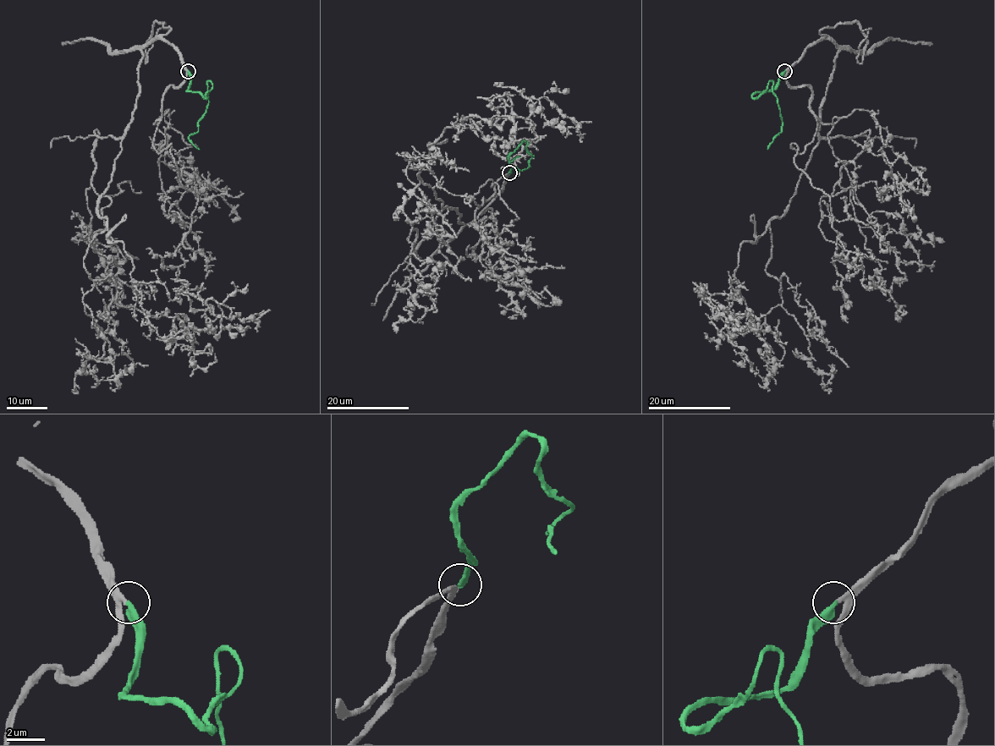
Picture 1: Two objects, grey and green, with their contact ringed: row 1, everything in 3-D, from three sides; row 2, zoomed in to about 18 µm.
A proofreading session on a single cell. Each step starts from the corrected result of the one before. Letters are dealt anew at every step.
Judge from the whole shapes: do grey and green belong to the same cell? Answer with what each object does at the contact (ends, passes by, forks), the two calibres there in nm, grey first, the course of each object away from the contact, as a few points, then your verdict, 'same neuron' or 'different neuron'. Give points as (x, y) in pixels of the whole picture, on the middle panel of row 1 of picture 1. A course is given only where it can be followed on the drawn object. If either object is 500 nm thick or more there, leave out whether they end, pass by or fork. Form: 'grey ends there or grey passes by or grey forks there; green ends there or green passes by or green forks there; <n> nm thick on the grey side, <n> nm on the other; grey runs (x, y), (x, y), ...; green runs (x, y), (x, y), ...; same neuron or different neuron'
grey passes by; green ends there; 240 nm thick on the grey side, 360 nm on the other; grey runs (509, 173), (463, 227), (419, 177), (452, 123), (492, 124), (509, 99), (526, 118), (545, 96), (582, 142); green runs (509, 172), (509, 158), (525, 140), (526, 150), (534, 156), (530, 166), (519, 171), (510, 162), (520, 156); same neuron

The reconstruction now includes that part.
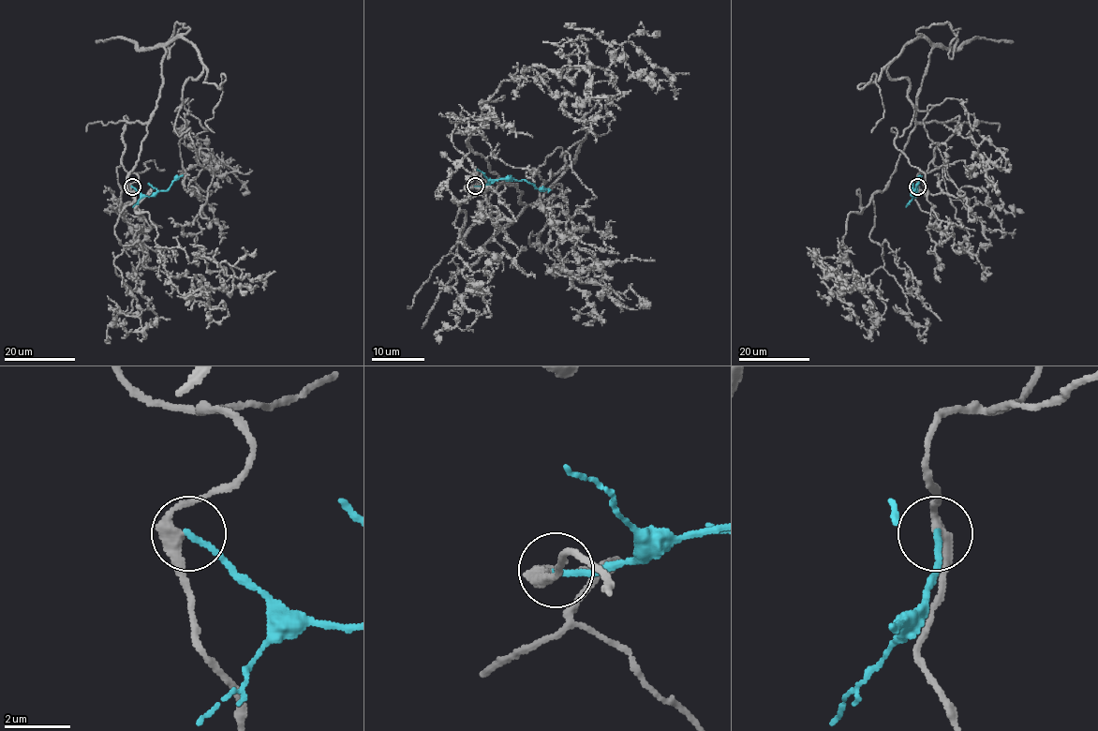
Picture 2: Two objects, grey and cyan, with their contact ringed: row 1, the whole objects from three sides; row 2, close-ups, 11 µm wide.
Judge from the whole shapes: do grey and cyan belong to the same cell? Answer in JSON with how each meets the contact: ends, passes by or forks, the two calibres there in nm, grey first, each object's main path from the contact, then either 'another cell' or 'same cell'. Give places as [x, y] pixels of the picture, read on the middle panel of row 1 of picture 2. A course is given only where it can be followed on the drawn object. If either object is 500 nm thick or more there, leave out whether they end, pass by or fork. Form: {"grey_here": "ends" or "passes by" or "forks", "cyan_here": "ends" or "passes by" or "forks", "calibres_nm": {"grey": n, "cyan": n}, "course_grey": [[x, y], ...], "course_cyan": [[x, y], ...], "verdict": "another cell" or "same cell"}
{"grey_here": "passes by", "cyan_here": "ends", "calibres_nm": {"grey": 360, "cyan": 180}, "course_grey": [[474, 186], [467, 247], [581, 140], [540, 177], [562, 149], [597, 197], [549, 221], [606, 247]], "course_cyan": [[476, 186], [512, 178], [526, 181], [538, 188], [551, 190]], "verdict": "another cell"}

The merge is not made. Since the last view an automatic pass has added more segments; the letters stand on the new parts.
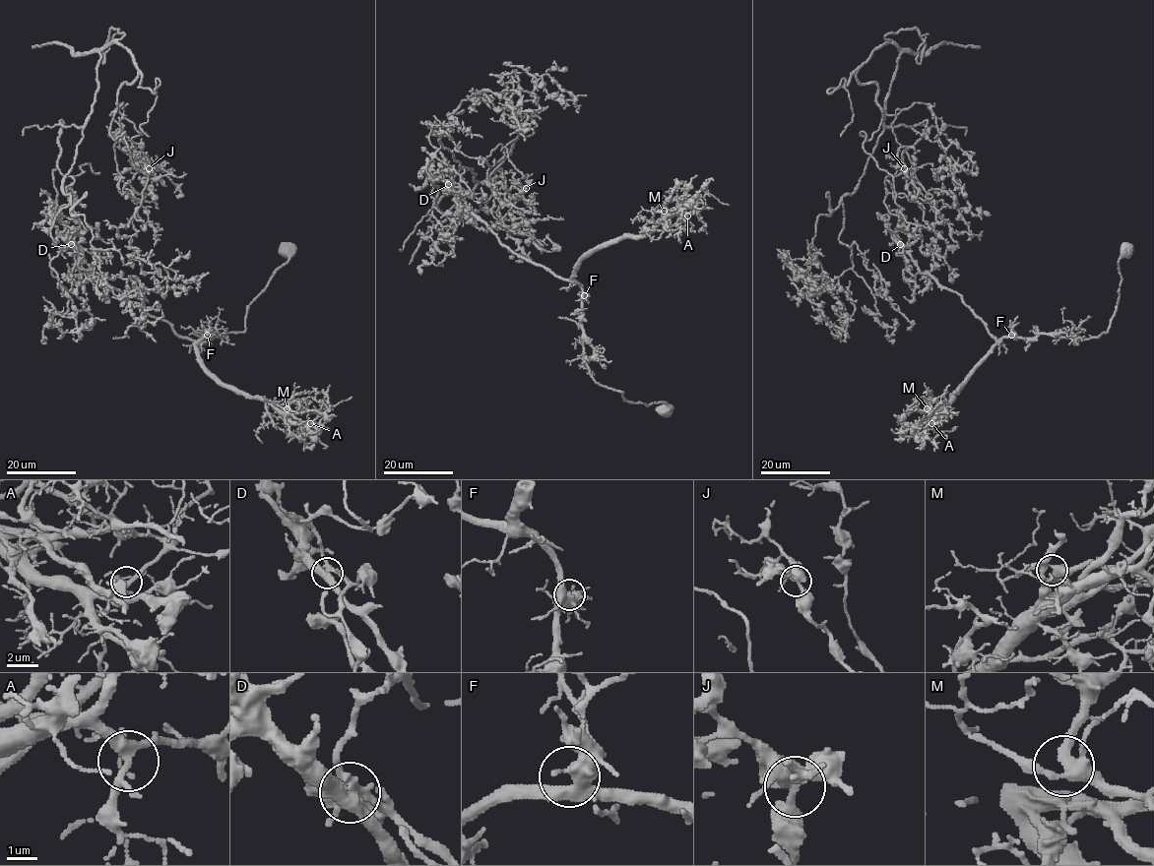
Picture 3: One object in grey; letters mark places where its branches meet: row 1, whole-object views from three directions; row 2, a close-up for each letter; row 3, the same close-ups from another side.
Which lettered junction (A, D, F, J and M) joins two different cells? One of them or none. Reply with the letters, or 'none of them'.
D

